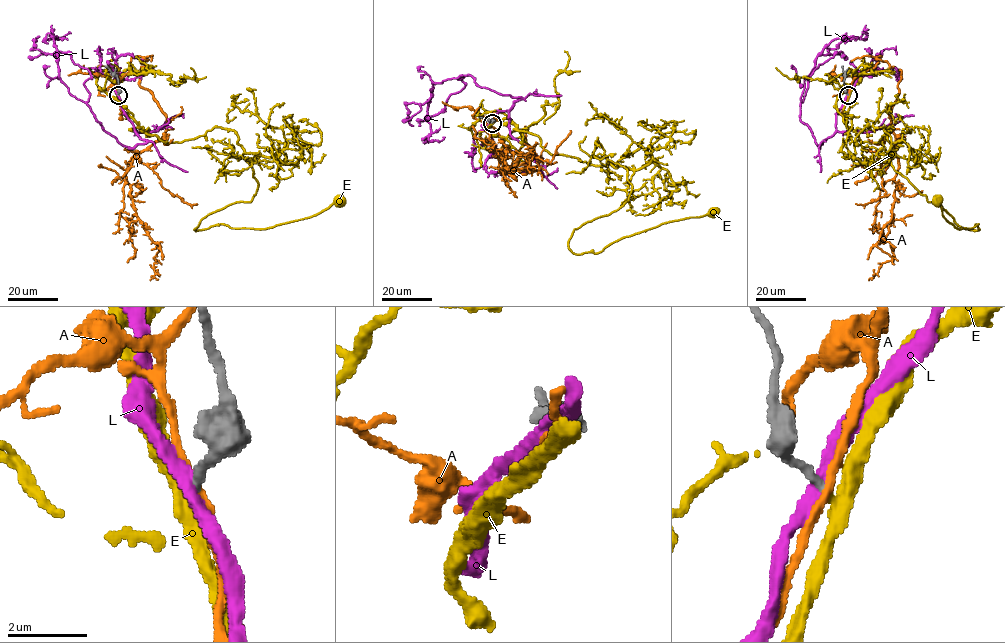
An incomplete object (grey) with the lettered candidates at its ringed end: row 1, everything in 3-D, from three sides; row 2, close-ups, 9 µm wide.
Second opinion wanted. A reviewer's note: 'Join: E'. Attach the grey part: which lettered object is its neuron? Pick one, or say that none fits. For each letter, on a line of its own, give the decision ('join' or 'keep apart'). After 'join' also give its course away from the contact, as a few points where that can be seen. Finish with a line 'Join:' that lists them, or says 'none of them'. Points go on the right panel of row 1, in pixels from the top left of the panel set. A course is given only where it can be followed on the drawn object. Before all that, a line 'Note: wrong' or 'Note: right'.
Note: right
A: keep apart
E: join; it runs (848, 94), (843, 121), (861, 142), (890, 127), (895, 171), (979, 229), (956, 228), (937, 200)
L: keep apart
Join: E

